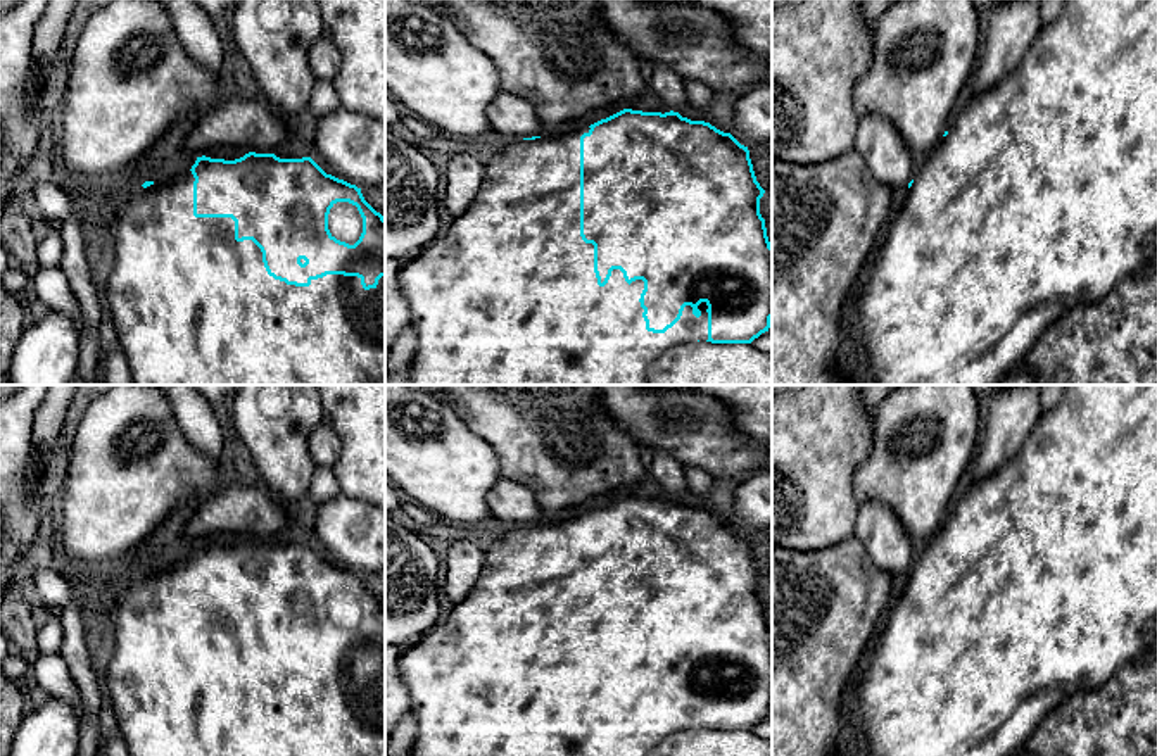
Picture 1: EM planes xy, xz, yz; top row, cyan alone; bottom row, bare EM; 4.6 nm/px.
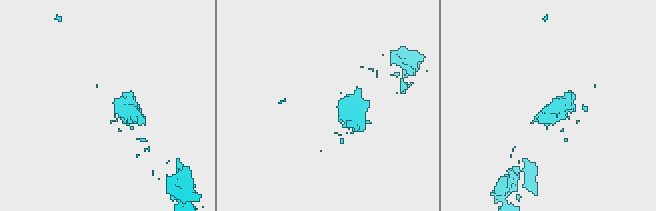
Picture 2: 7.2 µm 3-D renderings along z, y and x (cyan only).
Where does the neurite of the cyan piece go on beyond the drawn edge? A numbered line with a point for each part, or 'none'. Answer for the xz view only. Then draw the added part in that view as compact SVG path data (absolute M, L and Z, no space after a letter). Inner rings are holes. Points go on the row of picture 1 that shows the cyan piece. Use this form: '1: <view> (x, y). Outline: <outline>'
1: xz (508, 296). Outline: M589 126L565 133L561 136L554 138L535 138L535 140L518 140L508 147L496 148L494 154L484 162L485 164L485 180L480 186L480 192L470 204L470 207L458 217L454 217L454 223L451 224L449 231L437 240L425 245L411 261L402 262L402 268L399 271L397 281L401 293L408 304L411 323L414 324L416 335L418 335L418 349L414 357L411 359L411 376L409 385L648 385L648 371L653 361L661 356L670 347L680 345L680 343L691 343L691 342L706 342L708 340L708 306L706 302L701 302L698 309L701 311L701 316L696 318L692 314L692 307L686 306L682 311L680 319L668 328L665 333L653 333L646 330L646 321L642 318L644 309L641 307L641 293L644 290L644 281L635 280L630 285L625 281L623 273L620 269L613 269L608 283L604 287L597 285L597 278L594 273L594 245L585 243L580 236L580 136L584 133L589 133Z

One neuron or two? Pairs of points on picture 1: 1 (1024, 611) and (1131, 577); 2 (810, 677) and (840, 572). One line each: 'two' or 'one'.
1: one
2: one

